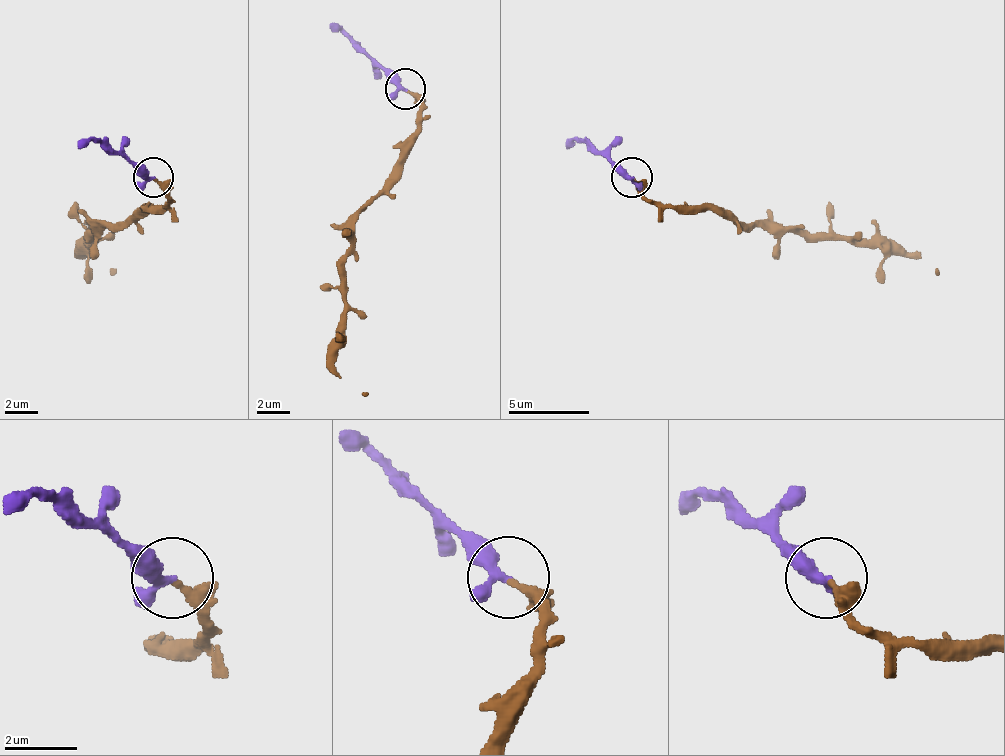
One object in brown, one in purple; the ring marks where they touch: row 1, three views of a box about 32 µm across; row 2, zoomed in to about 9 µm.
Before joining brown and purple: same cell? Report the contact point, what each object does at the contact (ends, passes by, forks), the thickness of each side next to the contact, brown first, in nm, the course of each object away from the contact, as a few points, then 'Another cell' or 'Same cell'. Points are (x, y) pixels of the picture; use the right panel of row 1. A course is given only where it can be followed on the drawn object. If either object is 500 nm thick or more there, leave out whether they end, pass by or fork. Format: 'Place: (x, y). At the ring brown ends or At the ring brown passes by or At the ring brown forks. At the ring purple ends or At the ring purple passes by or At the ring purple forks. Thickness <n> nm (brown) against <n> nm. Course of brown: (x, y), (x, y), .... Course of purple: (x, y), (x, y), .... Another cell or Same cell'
Place: (632, 177). At the ring brown ends. At the ring purple passes by. Thickness 240 nm (brown) against 280 nm. Course of brown: (633, 180), (649, 200), (718, 204), (759, 225), (791, 229), (807, 241), (889, 241), (917, 253), (933, 274). Course of purple: (633, 176), (624, 176), (580, 139), (568, 148). Same cell

